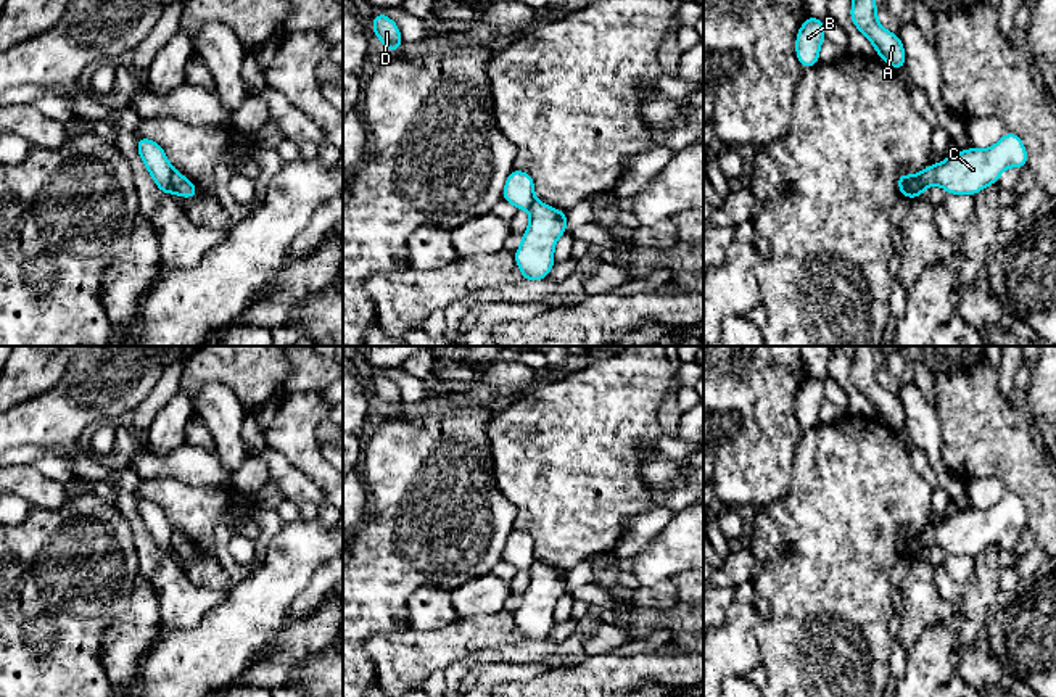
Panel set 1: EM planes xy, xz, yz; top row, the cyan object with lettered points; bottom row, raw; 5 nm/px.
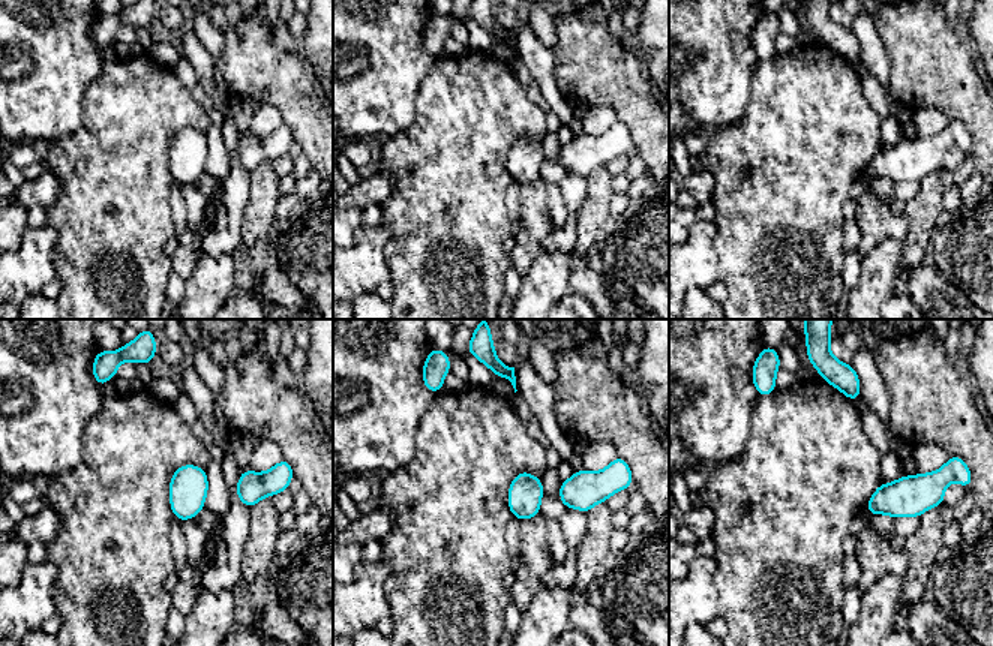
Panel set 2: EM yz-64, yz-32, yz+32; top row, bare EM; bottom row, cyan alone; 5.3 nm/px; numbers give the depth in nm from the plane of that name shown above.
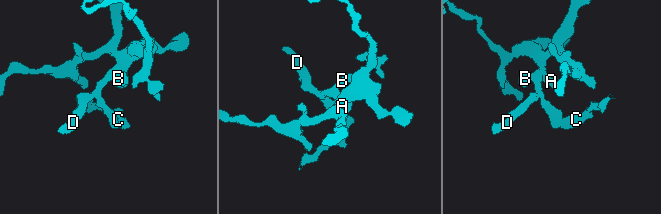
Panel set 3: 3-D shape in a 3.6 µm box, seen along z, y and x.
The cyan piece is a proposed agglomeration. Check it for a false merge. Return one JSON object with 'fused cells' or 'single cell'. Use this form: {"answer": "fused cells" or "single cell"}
{"answer": "fused cells"}

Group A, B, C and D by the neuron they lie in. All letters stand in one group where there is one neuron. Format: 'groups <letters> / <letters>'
groups A B D / C

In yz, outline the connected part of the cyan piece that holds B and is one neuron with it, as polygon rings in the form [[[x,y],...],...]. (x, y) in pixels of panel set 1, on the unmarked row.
[[[808,377],[795,399],[795,414],[803,430],[819,423],[819,409],[824,399],[824,381]]]

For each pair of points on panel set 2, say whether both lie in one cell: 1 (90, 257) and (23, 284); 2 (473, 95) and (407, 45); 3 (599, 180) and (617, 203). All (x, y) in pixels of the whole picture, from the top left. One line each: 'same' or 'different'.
1: different
2: different
3: different

